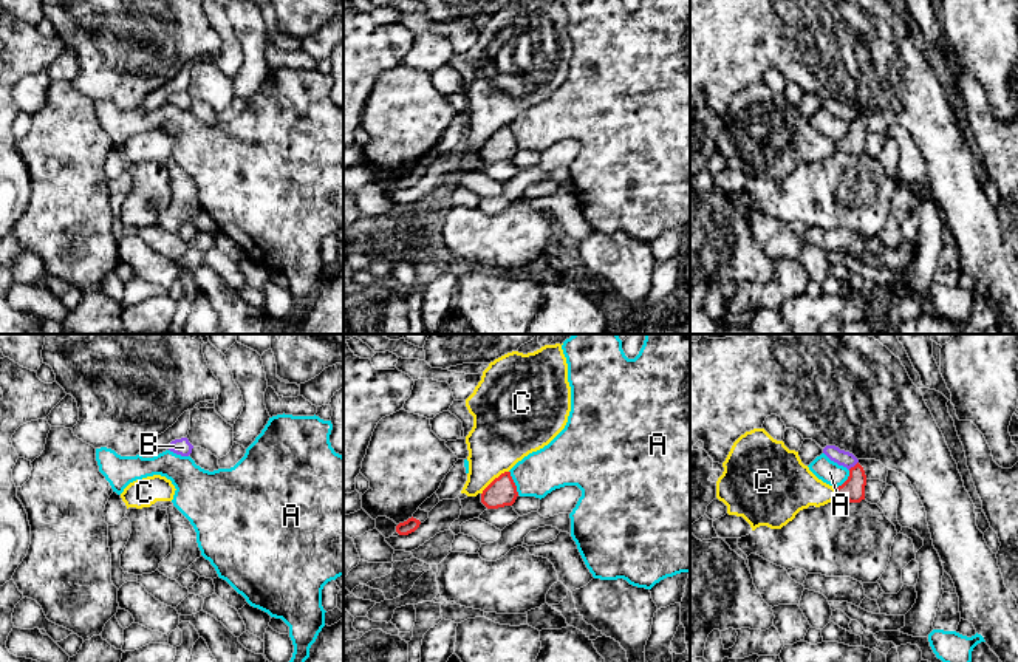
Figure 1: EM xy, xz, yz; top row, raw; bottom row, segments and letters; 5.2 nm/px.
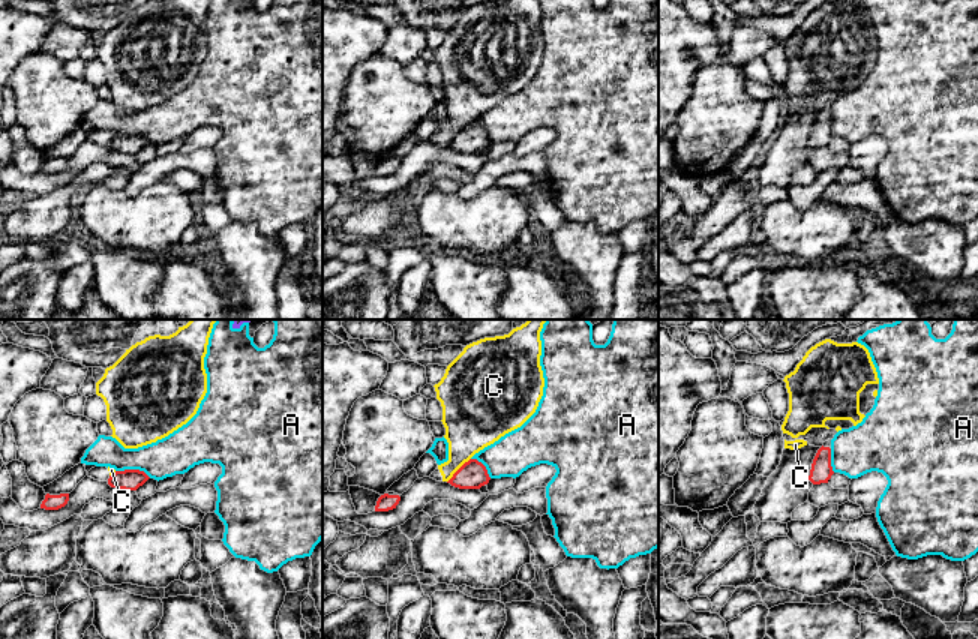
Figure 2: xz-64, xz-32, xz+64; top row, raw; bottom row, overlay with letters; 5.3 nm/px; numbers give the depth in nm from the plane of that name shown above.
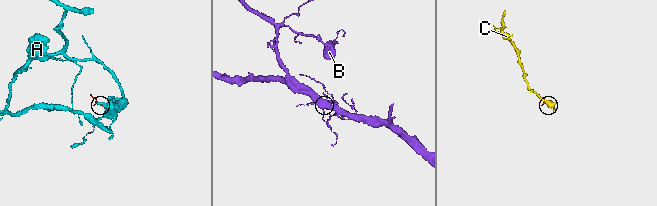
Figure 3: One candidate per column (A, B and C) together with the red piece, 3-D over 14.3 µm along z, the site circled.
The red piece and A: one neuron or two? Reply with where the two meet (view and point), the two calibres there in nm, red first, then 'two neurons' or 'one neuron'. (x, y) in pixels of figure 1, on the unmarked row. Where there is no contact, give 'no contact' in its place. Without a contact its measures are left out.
contact xz (514, 136); calibres 150 and 240 nm; two neurons

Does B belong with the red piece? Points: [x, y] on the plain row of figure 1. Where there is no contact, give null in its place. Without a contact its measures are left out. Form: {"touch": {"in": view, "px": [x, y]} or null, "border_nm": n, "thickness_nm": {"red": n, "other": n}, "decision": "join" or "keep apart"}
{"touch": {"in": "yz", "px": [854, 119]}, "border_nm": 70, "thickness_nm": {"red": 120, "other": 80}, "decision": "keep apart"}

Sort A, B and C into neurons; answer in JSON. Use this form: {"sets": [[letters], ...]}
{"sets": [["A"], ["B"], ["C"]]}

